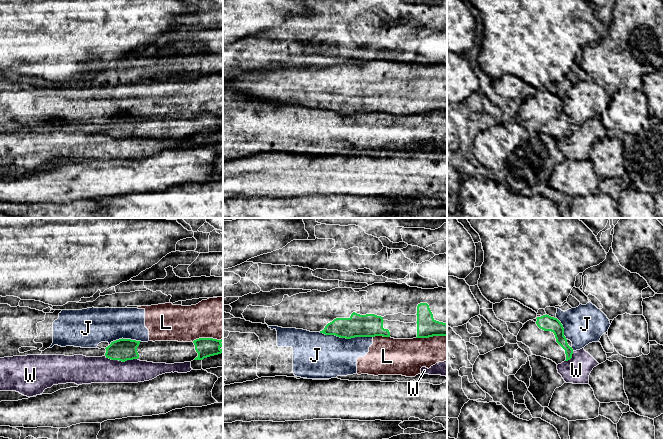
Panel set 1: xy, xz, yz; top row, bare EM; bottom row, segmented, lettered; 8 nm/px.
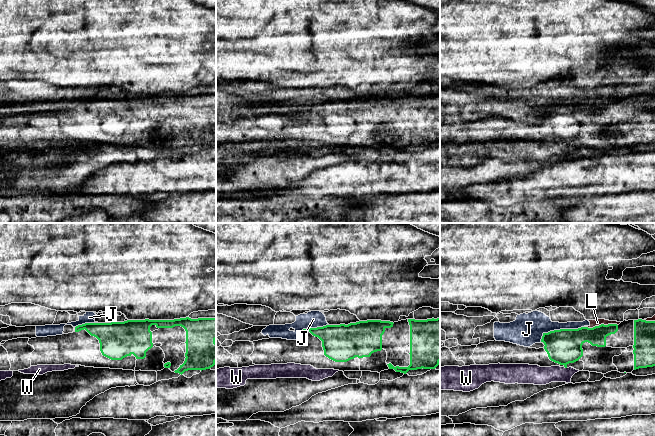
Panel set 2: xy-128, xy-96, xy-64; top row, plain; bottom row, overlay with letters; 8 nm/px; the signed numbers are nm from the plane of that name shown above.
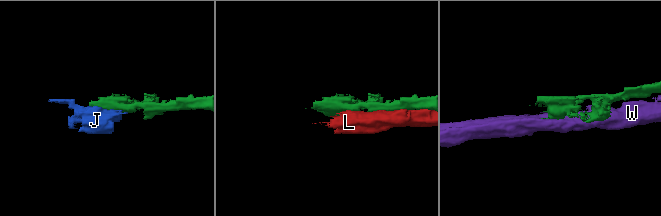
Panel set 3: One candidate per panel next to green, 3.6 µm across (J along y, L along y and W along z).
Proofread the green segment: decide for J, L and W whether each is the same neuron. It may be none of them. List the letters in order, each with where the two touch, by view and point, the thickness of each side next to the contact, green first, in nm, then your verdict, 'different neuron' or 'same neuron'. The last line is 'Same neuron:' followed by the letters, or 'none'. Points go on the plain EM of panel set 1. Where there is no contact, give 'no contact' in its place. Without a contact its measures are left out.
J: meets green in xz at (346, 114); 190 nm thick on the green side, 360 nm on the other; different neuron
L: meets green in xz at (431, 112); 160 nm thick on the green side, 280 nm on the other; different neuron
W: meets green in xy at (121, 136); 180 nm thick on the green side, 200 nm on the other; different neuron
Same neuron: none

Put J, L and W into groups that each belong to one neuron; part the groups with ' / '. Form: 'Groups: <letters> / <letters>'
Groups: J L / W

